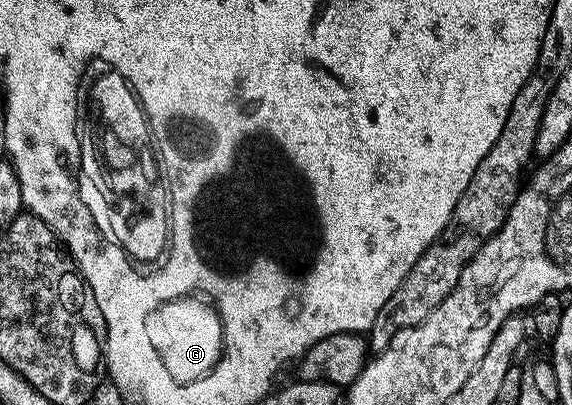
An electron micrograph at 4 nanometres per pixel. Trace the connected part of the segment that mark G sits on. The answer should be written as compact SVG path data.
M183 299L174 301L166 301L161 307L163 313L163 329L148 328L149 343L153 343L153 347L159 350L161 359L165 363L165 369L172 375L176 384L180 388L191 389L191 385L199 384L199 381L207 381L207 377L211 373L215 373L215 369L219 369L219 365L223 365L222 356L224 354L224 331L221 327L215 329L187 329L187 304Z

